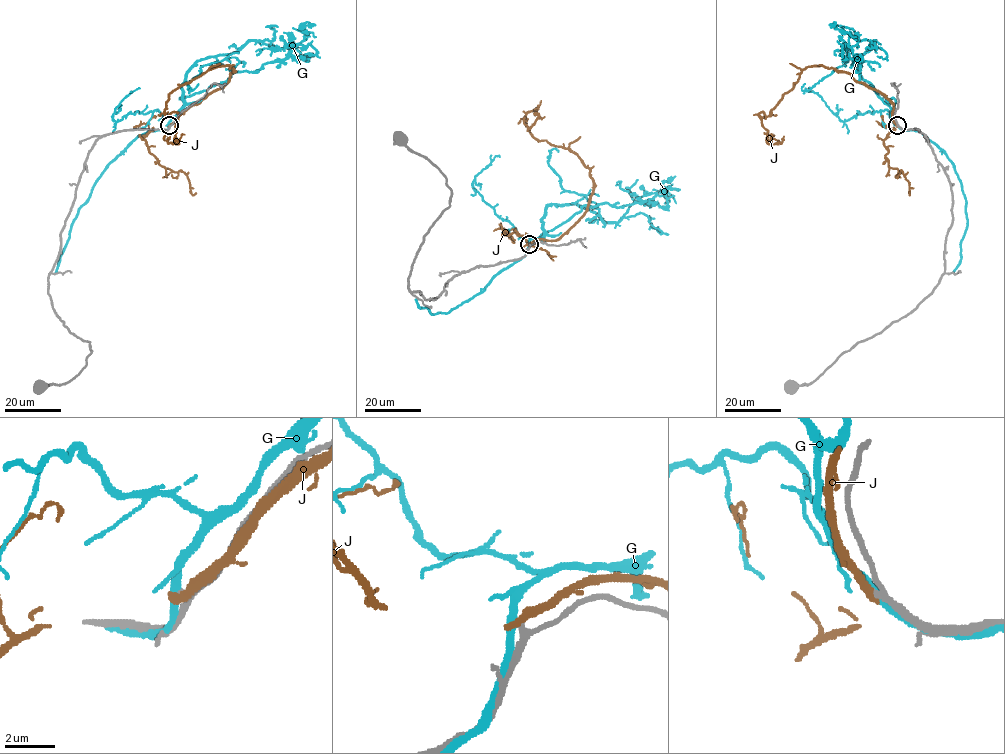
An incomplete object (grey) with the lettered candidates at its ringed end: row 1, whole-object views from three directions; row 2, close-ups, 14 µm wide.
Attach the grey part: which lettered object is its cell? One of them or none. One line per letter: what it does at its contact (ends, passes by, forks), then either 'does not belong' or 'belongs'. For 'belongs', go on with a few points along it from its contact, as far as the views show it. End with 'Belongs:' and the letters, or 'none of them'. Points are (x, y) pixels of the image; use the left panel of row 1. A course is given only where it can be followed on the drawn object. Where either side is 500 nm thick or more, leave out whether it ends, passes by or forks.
G: it passes by; does not belong
J: it ends; does not belong
Belongs: none of them

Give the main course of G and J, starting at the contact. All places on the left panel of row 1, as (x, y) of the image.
G: (169, 126), (183, 107), (180, 98), (219, 85), (235, 72), (281, 61), (296, 45), (256, 54)
J: (169, 126), (224, 86), (232, 68), (209, 69), (169, 95), (165, 115), (178, 114), (178, 143), (166, 135)

